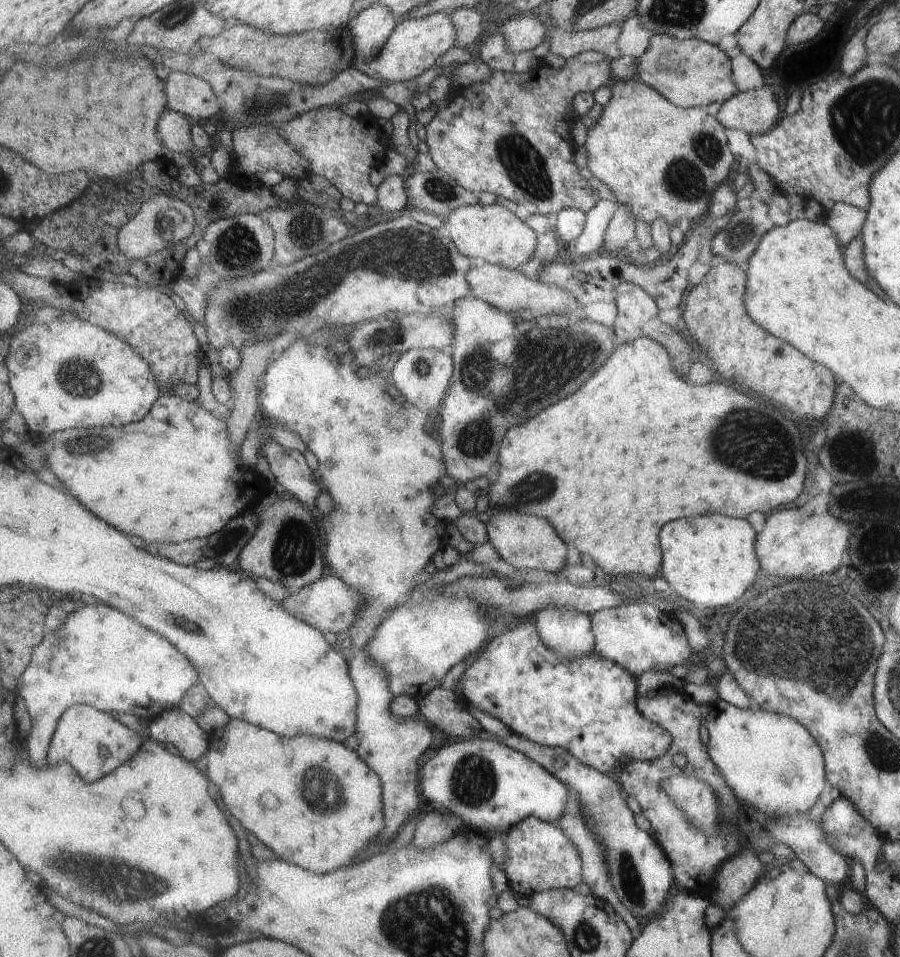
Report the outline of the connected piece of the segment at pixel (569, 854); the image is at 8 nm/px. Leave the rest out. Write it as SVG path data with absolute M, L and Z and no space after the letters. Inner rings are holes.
M530 816L501 832L508 859L505 875L515 894L530 898L533 893L572 889L581 884L581 858L571 837L559 826Z

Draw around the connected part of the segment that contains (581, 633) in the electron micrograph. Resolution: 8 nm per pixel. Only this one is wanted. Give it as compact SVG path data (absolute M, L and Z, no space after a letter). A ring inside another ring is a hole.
M549 607L537 613L535 624L541 640L566 659L595 652L596 636L592 617L577 609Z

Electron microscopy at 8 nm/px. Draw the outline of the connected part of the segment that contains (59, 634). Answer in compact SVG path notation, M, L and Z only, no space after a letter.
M101 604L85 606L69 614L56 631L49 631L32 650L31 662L15 691L25 700L31 716L31 729L24 749L29 760L37 766L43 766L43 769L49 765L48 752L59 720L71 707L89 704L98 711L103 710L111 715L127 712L143 721L151 722L169 709L185 706L181 705L181 702L186 702L185 694L200 680L200 674L182 652L173 648L165 638L143 628L124 612Z

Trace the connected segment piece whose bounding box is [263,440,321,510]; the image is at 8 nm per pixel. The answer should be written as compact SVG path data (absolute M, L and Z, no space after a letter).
M273 440L265 442L263 448L278 484L285 488L289 496L315 510L321 488L313 480L313 472L309 464L305 464L305 456L297 450L280 448Z

